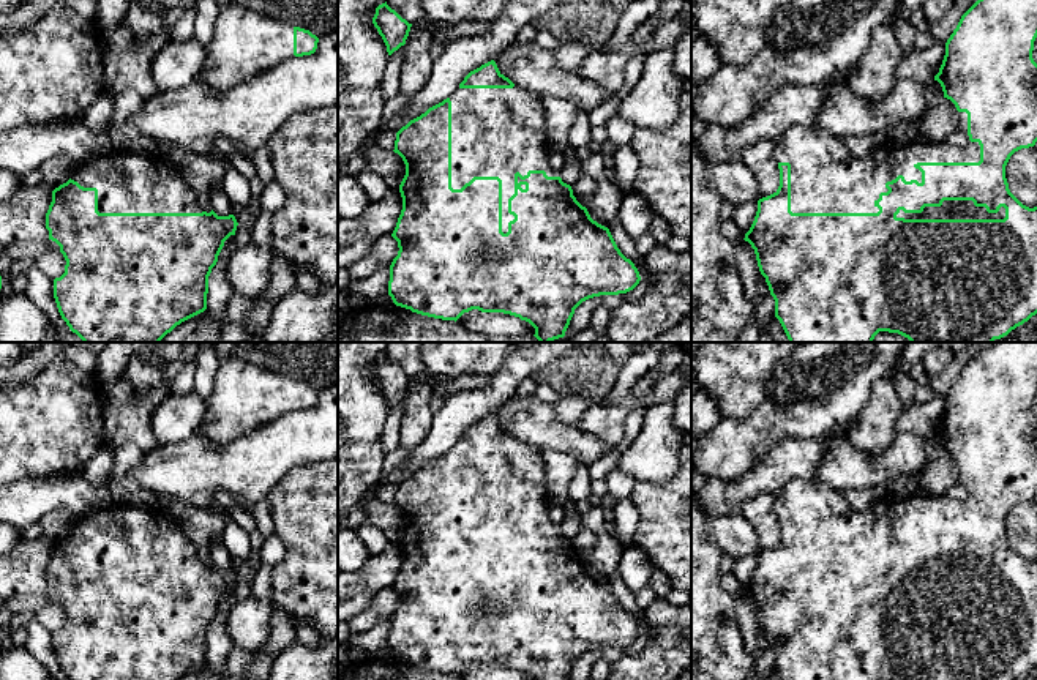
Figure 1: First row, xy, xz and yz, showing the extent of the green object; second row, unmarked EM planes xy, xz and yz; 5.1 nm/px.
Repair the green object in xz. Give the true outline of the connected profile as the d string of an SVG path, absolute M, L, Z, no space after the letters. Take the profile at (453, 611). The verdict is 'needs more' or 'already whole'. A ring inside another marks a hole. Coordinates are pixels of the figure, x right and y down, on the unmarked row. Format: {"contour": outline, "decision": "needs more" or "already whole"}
{"contour": "M491 413L470 424L450 451L429 461L396 486L393 505L406 517L406 529L399 538L402 563L391 587L399 604L390 618L388 648L396 659L421 669L455 675L464 666L478 663L481 666L510 667L529 675L532 680L568 680L575 663L582 655L600 648L627 647L639 637L638 622L620 606L609 582L590 571L587 562L573 549L571 540L562 535L560 525L549 519L551 503L545 473L546 464L541 450L515 439Z", "decision": "needs more"}

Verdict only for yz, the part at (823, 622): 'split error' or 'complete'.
split error

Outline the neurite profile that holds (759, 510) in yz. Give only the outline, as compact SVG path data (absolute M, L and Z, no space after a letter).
M770 492L756 494L743 503L740 513L753 527L759 552L777 546L780 540L780 522L775 511L775 495Z

